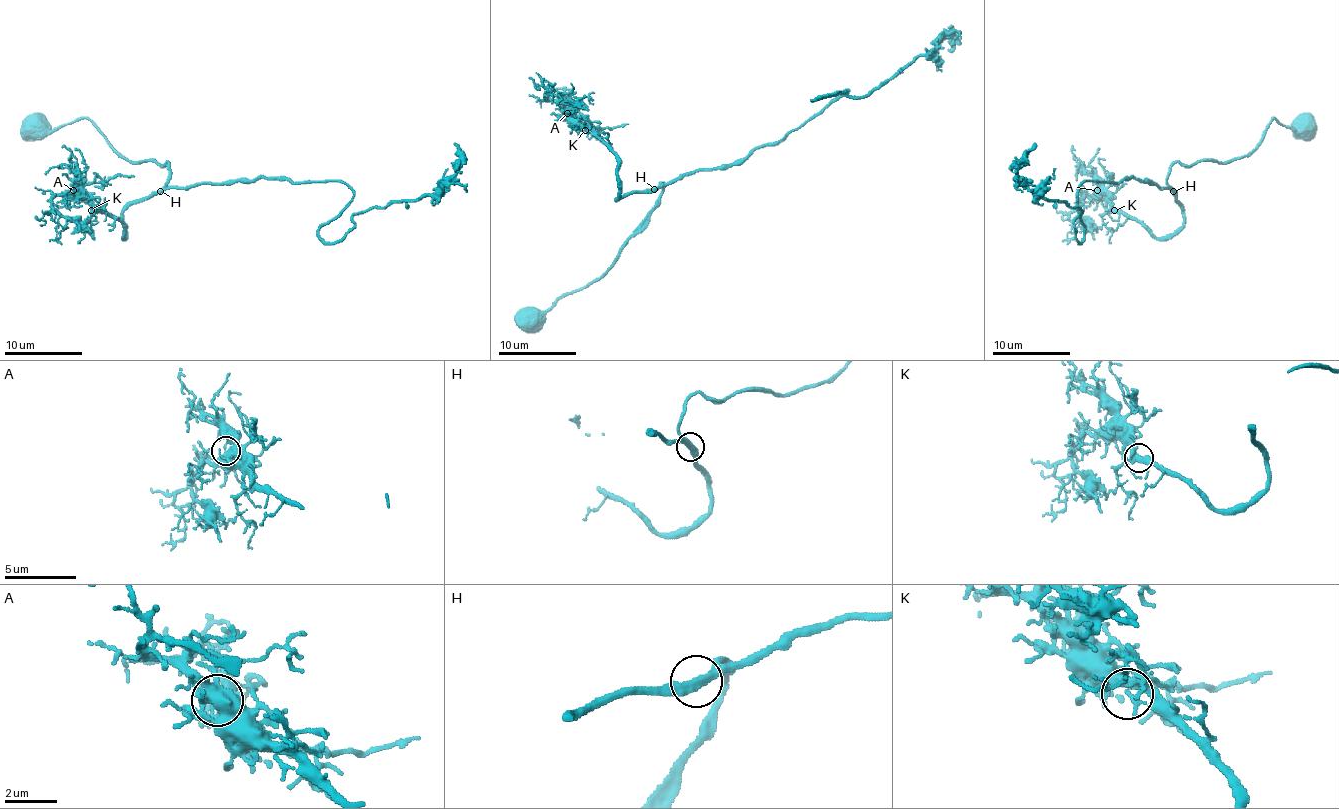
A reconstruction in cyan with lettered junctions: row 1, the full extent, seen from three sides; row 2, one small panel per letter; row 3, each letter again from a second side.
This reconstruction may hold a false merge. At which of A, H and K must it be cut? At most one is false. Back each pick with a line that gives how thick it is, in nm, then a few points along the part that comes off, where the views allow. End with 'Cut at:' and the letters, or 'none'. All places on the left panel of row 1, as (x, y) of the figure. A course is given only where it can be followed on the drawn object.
Cut at: none

